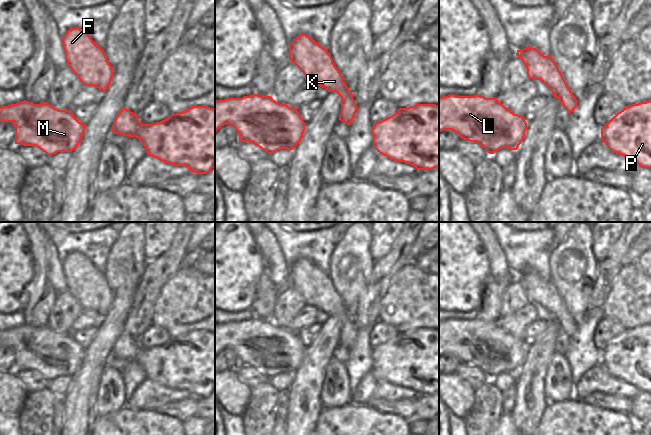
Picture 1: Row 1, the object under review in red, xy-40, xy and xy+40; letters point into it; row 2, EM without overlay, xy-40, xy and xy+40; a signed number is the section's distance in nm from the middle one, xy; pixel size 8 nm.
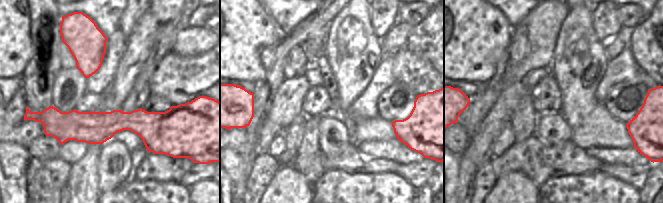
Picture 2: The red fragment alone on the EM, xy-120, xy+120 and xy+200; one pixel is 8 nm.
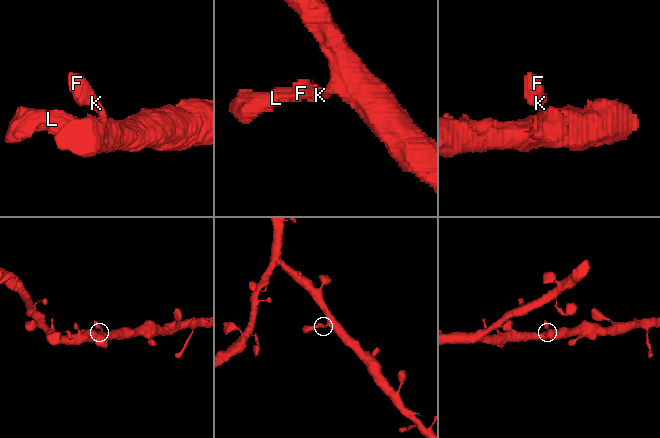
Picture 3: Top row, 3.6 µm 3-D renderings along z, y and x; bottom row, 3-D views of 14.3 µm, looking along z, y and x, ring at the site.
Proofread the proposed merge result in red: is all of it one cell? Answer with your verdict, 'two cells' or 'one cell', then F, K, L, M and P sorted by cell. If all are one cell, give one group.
one cell; groups F K L M P

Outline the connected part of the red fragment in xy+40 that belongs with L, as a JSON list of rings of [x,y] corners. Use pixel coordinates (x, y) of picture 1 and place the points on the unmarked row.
[[[478,318],[474,320],[439,321],[439,357],[444,354],[456,356],[462,363],[476,366],[489,378],[502,372],[517,374],[525,361],[527,347],[523,340],[514,338],[497,322],[486,322]]]

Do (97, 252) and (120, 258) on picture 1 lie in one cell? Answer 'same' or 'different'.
different

